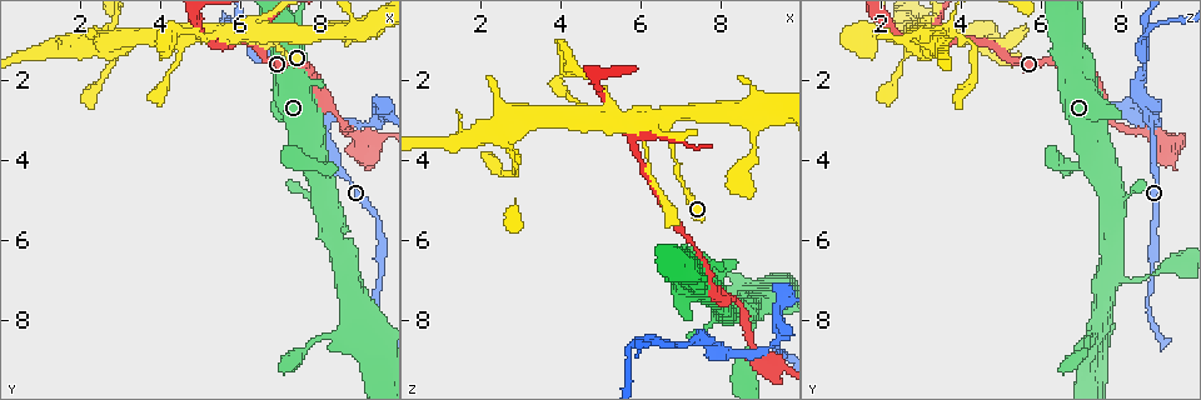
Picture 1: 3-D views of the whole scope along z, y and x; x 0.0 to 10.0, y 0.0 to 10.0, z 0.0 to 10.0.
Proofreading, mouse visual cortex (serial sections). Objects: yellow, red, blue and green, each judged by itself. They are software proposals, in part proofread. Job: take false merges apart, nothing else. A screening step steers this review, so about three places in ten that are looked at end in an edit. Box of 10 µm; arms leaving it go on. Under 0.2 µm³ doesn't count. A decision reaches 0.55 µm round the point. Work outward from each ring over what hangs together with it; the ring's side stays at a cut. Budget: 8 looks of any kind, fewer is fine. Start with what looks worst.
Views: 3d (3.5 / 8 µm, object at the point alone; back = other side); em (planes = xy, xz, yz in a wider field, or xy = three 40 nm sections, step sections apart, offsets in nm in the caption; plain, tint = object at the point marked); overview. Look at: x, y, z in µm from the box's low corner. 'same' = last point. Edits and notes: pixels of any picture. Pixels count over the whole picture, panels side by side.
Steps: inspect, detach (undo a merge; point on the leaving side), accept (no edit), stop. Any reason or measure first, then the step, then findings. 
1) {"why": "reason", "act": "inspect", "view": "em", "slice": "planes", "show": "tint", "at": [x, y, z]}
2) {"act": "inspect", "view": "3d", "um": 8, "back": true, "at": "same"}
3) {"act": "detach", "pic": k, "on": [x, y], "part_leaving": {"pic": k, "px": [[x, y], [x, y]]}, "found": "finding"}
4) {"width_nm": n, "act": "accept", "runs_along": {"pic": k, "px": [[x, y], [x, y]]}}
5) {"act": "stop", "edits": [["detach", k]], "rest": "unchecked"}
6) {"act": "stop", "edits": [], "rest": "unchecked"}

{"why": "arms part here", "act": "inspect", "view": "3d", "um": 3.5, "at": [5.85, 1.10, 3.55]}

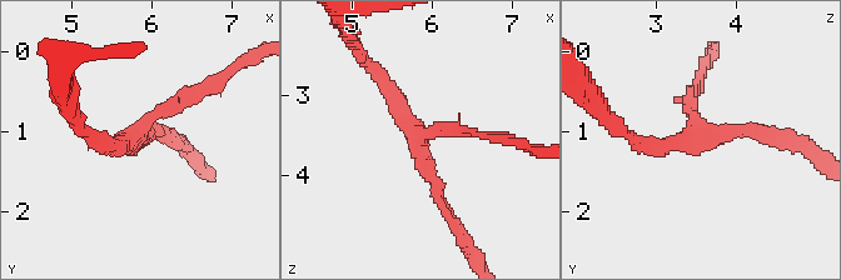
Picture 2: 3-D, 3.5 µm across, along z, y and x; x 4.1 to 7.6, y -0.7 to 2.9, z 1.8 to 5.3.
{"arms": 3, "arm_widths_nm": [150, 200, 200], "act": "accept", "runs_along": {"pic": 2, "px": [[449, 215], [377, 75]]}, "found": "one cell here"}

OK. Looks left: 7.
{"why": "arms part here", "act": "inspect", "view": "3d", "um": 3.5, "back": true, "at": [8.20, 3.20, 8.70]}

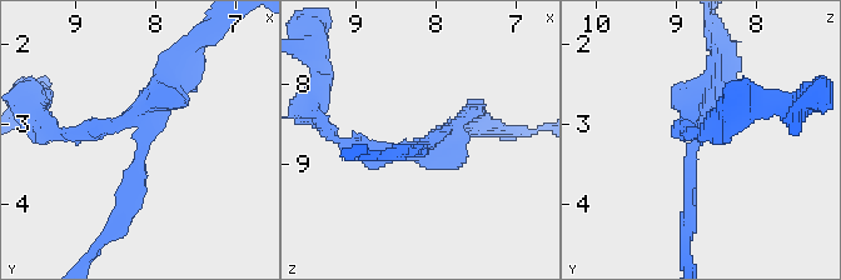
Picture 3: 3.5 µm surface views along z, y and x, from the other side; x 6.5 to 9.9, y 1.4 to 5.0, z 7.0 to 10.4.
{"why": "now the EM", "act": "inspect", "view": "em", "slice": "planes", "show": "tint", "at": [8.15, 3.15, 8.80]}

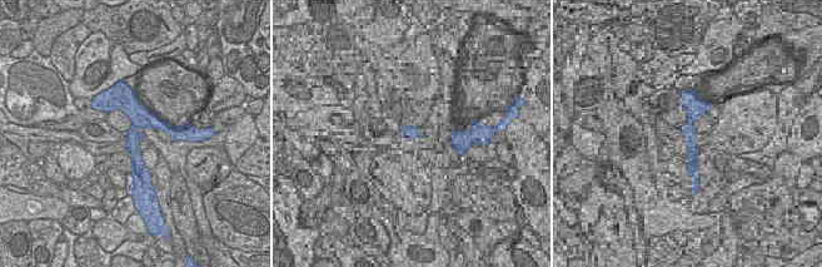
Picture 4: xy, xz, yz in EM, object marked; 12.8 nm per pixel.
{"act": "detach", "pic": 3, "on": [93, 126], "border": {"pic": 4, "px": [[133, 124], [138, 127]]}, "found": "a second cell is stuck on"}

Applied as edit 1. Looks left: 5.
{"why": "narrows sharply", "act": "inspect", "view": "3d", "um": 3.5, "at": [6.30, 0.85, 8.55]}

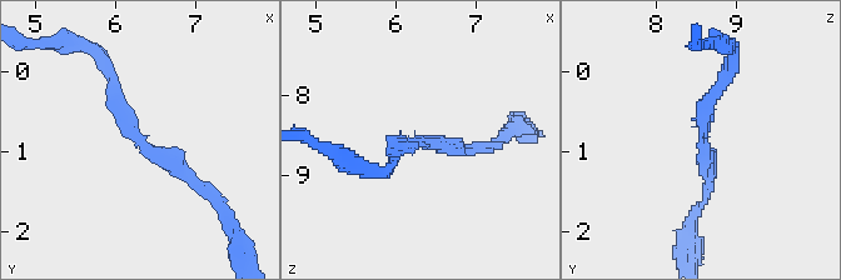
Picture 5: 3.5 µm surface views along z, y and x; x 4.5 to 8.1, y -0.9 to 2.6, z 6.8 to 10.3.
{"arm_widths_nm": [150, 200], "why": "now the EM", "act": "inspect", "view": "em", "slice": "xy", "step": 3, "show": "tint", "at": [6.35, 0.85, 8.55]}

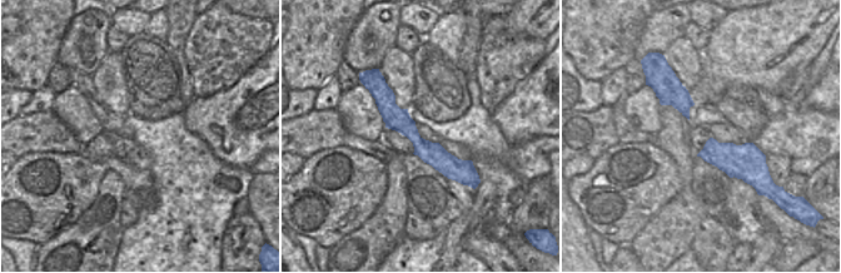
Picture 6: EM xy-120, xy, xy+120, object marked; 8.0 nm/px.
{"width_nm": 180, "act": "accept", "runs_along": {"pic": 5, "px": [[205, 193], [122, 120], [107, 74]]}, "found": "one cell here"}

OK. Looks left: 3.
{"act": "stop", "edits": [["detach", 3]], "rest": "unchecked"}

